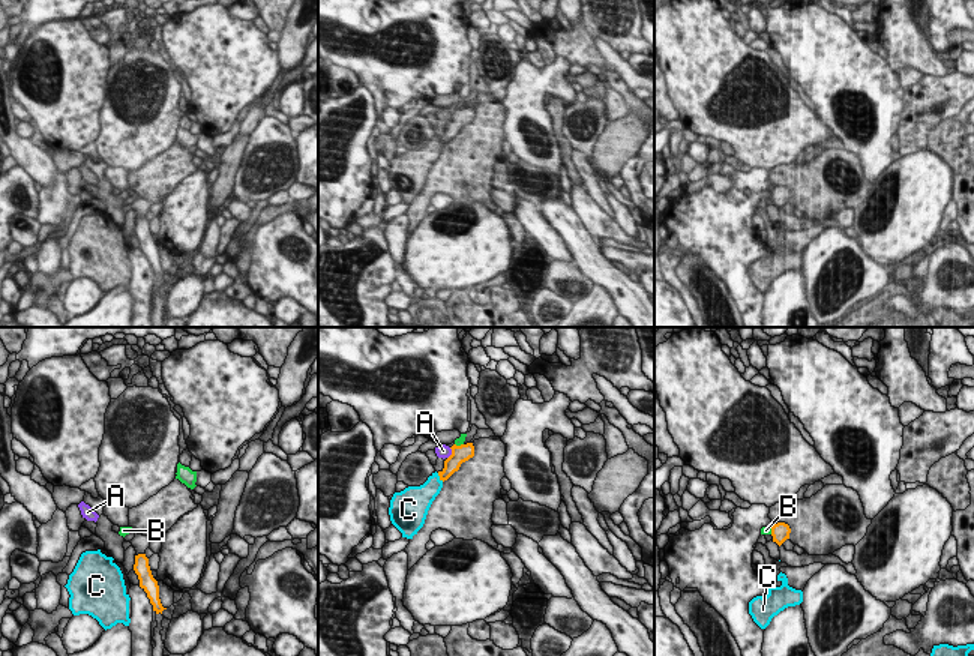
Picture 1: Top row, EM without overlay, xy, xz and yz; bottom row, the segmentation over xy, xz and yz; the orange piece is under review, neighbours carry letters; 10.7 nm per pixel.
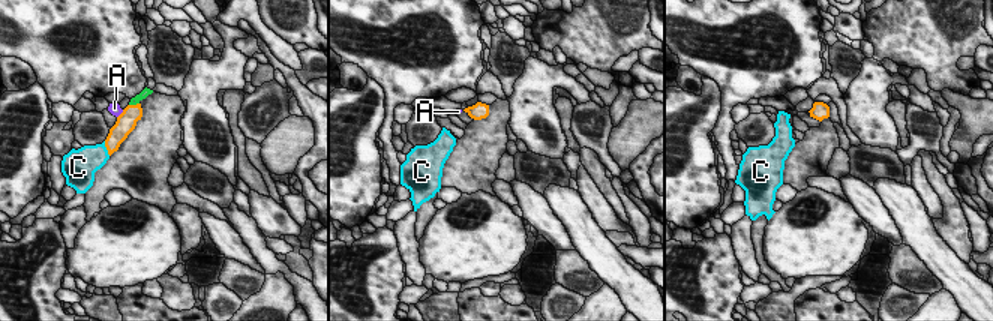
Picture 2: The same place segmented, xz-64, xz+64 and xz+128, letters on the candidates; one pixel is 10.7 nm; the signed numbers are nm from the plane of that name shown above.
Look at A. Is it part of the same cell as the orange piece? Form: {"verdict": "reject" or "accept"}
{"verdict": "reject"}

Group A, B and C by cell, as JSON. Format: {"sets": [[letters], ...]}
{"sets": [["A"], ["B"], ["C"]]}

